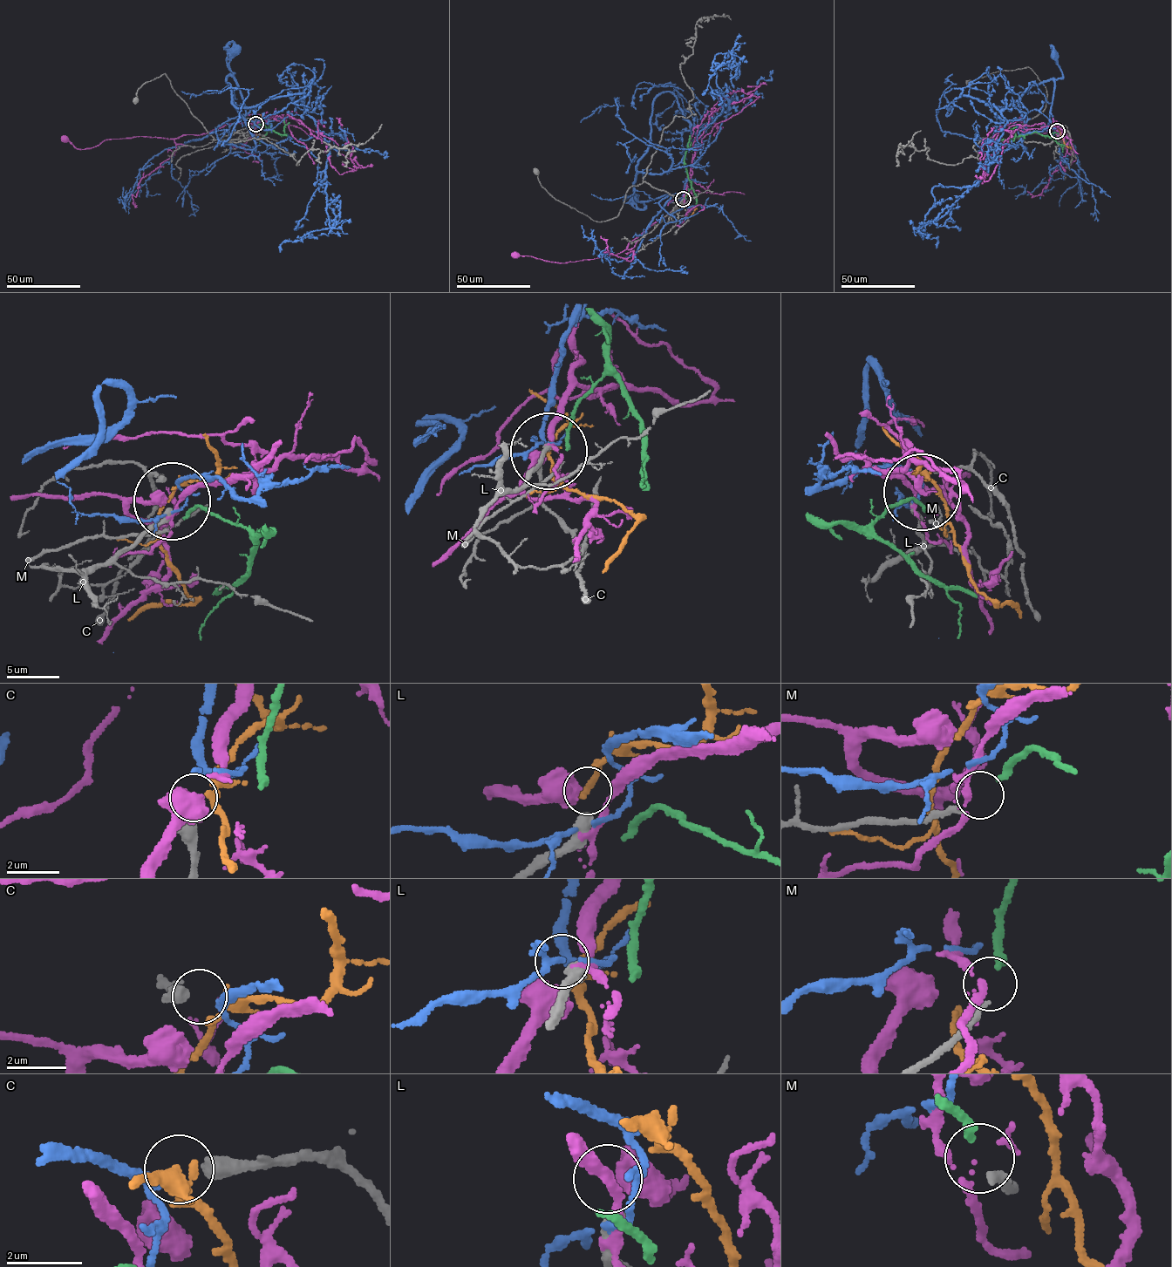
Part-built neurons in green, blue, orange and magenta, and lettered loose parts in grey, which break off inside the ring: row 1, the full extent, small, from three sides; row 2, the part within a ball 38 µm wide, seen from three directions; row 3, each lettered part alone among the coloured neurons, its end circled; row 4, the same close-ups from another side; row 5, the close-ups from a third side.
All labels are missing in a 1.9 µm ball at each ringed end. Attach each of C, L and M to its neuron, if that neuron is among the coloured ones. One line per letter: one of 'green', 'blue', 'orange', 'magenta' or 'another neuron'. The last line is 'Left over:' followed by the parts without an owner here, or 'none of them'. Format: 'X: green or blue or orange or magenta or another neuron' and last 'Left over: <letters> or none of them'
C: blue
L: another neuron
M: green
Left over: L

